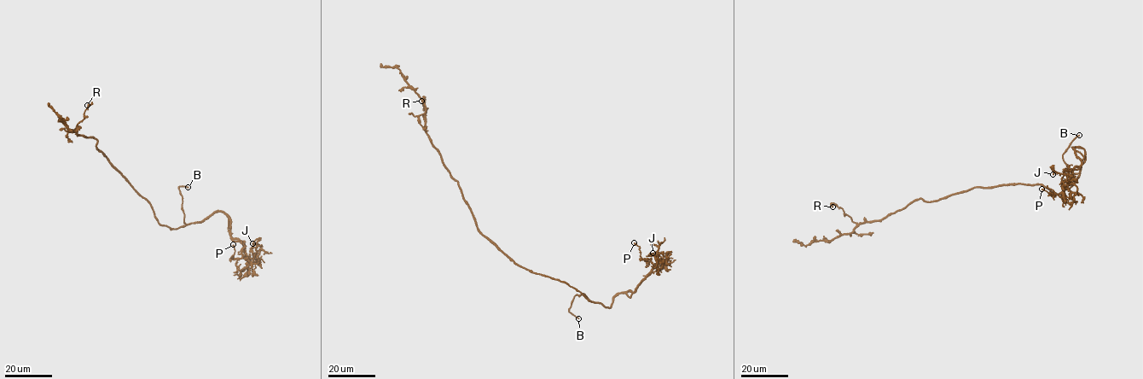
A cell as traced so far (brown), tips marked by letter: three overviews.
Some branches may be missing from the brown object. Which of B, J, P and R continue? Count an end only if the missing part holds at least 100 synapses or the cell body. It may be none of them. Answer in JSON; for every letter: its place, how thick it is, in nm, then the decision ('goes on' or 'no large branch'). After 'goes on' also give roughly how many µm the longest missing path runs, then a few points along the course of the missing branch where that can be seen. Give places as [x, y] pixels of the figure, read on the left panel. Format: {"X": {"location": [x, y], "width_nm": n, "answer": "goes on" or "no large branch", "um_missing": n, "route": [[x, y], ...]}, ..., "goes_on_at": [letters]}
{"B": {"location": [188, 187], "width_nm": 190, "answer": "goes on", "um_missing": 25, "route": [[188, 187], [195, 192], [197, 201], [194, 211], [198, 219], [204, 222]]}, "J": {"location": [252, 243], "width_nm": 180, "answer": "no large branch"}, "P": {"location": [233, 244], "width_nm": 190, "answer": "no large branch"}, "R": {"location": [87, 105], "width_nm": 300, "answer": "no large branch"}, "goes_on_at": ["B"]}

